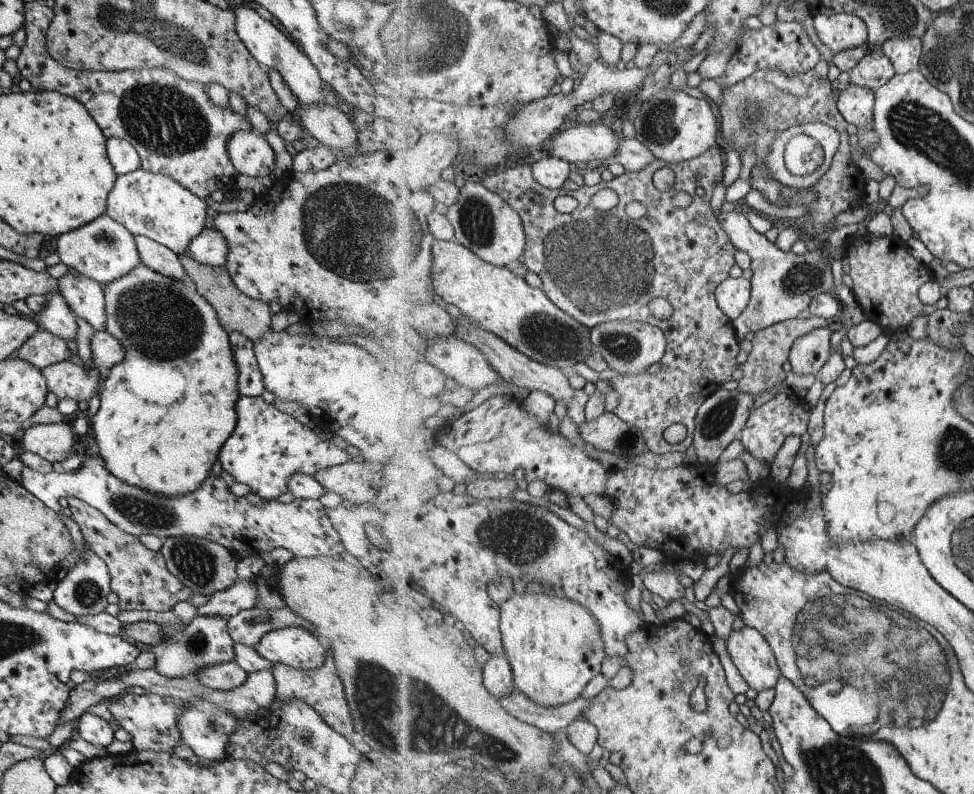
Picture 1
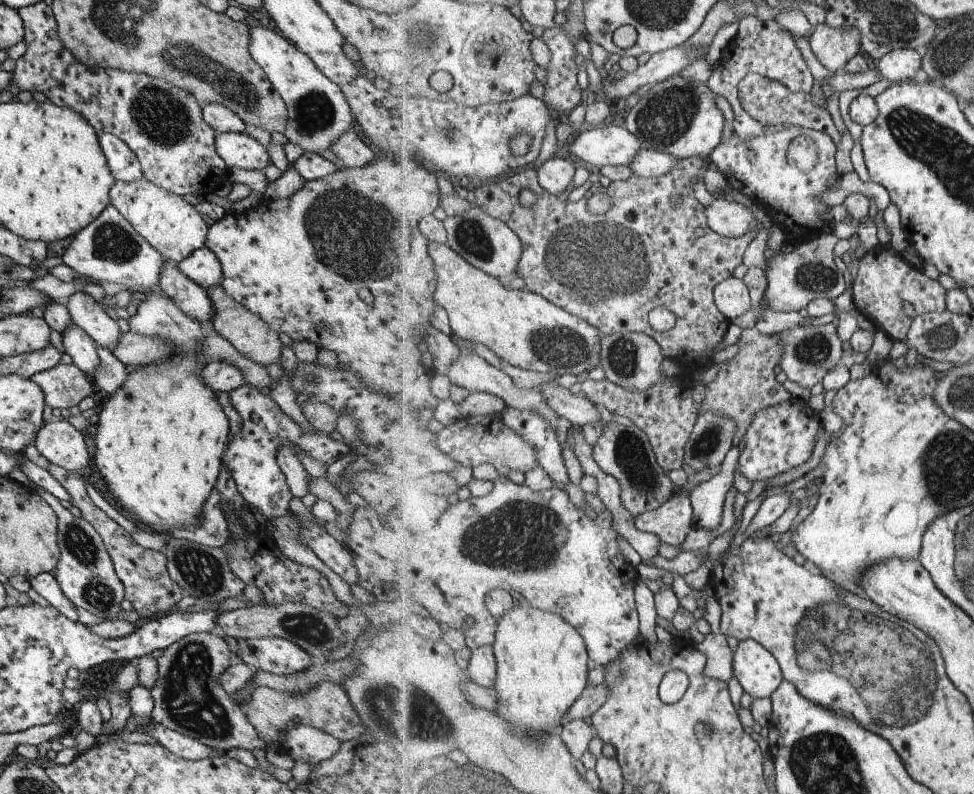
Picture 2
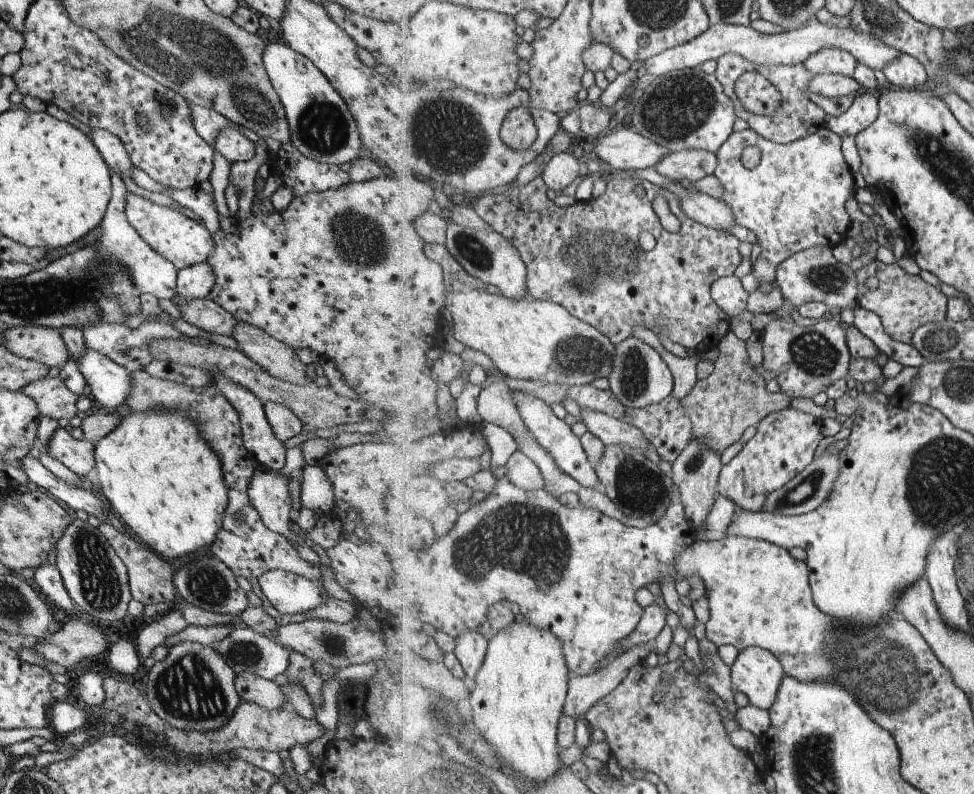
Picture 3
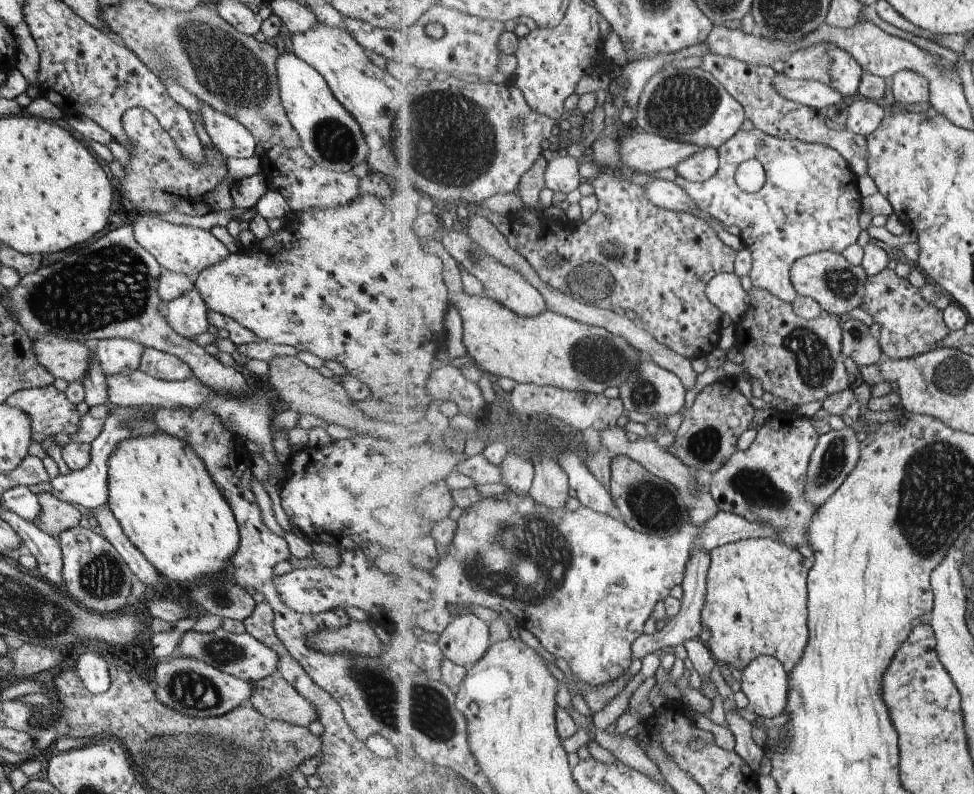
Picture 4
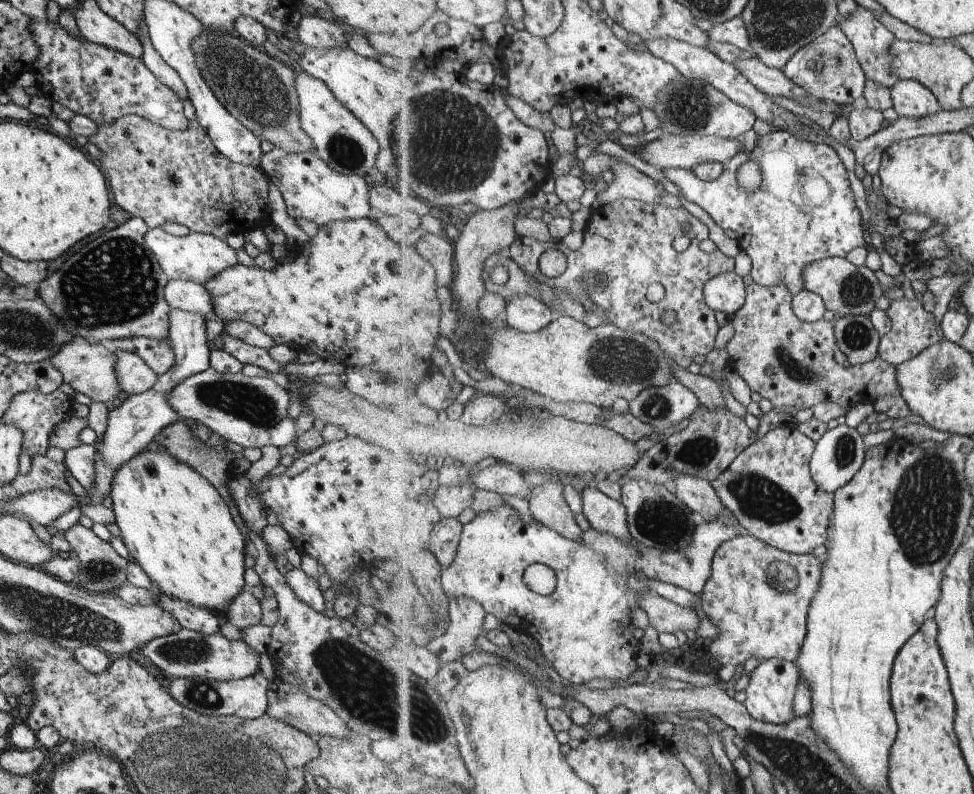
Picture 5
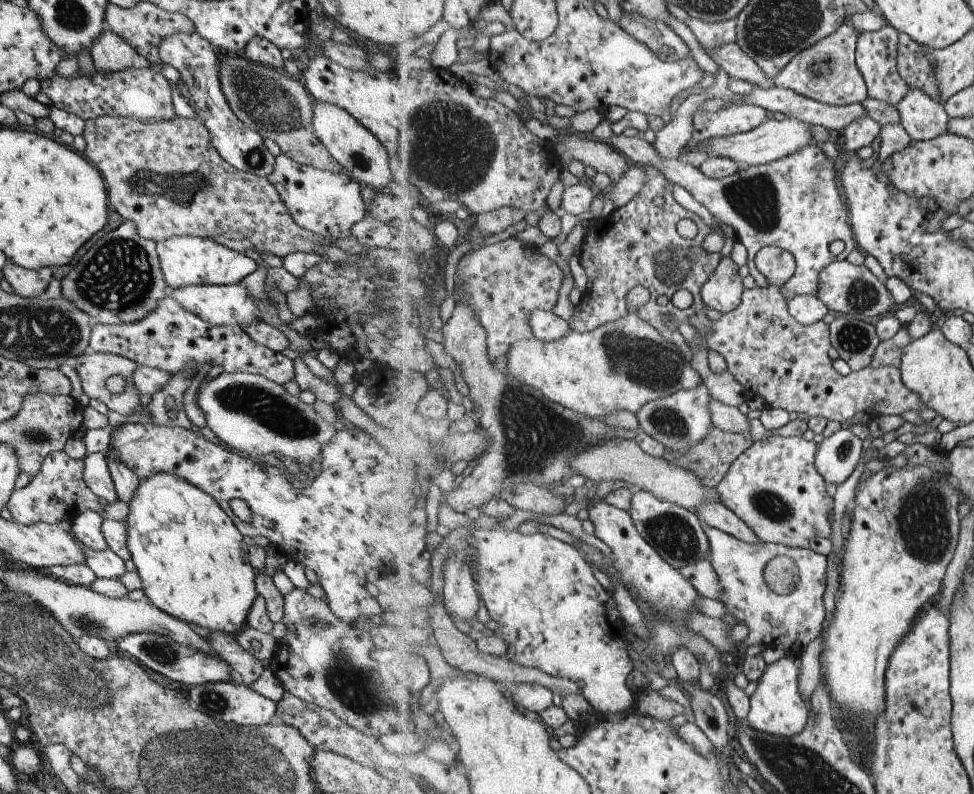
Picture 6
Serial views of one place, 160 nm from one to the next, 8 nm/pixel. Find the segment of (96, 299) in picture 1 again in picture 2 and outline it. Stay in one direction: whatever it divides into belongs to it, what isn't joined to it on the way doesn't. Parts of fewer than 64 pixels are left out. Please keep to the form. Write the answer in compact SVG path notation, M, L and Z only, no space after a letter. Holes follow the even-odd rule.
M79 291L65 301L70 322L87 333L95 345L111 350L118 341L120 332L116 320L111 319L87 293Z

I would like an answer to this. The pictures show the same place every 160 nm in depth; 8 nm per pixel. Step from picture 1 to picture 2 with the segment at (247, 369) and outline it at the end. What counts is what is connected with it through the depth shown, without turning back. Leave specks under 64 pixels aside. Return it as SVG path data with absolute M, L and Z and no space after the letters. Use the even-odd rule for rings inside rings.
M215 359L203 367L201 376L215 393L228 393L246 384L242 372L229 361Z

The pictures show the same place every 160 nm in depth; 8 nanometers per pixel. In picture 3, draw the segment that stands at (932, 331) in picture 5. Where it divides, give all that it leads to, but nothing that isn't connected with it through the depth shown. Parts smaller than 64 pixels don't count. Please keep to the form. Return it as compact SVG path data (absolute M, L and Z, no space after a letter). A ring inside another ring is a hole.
M875 259L856 272L858 282L858 302L861 307L876 312L881 317L887 334L896 341L911 343L915 332L927 322L944 323L948 318L948 298L939 287L928 284L919 275L910 275L896 262L884 264ZM869 278L878 279L875 290L867 288Z

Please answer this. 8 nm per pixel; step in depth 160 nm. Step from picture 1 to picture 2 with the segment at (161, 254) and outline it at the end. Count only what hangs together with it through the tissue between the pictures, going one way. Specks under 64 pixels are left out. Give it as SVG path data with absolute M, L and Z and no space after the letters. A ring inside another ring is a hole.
M163 259L158 288L190 317L205 325L212 317L212 305L203 288L187 278L176 264Z

